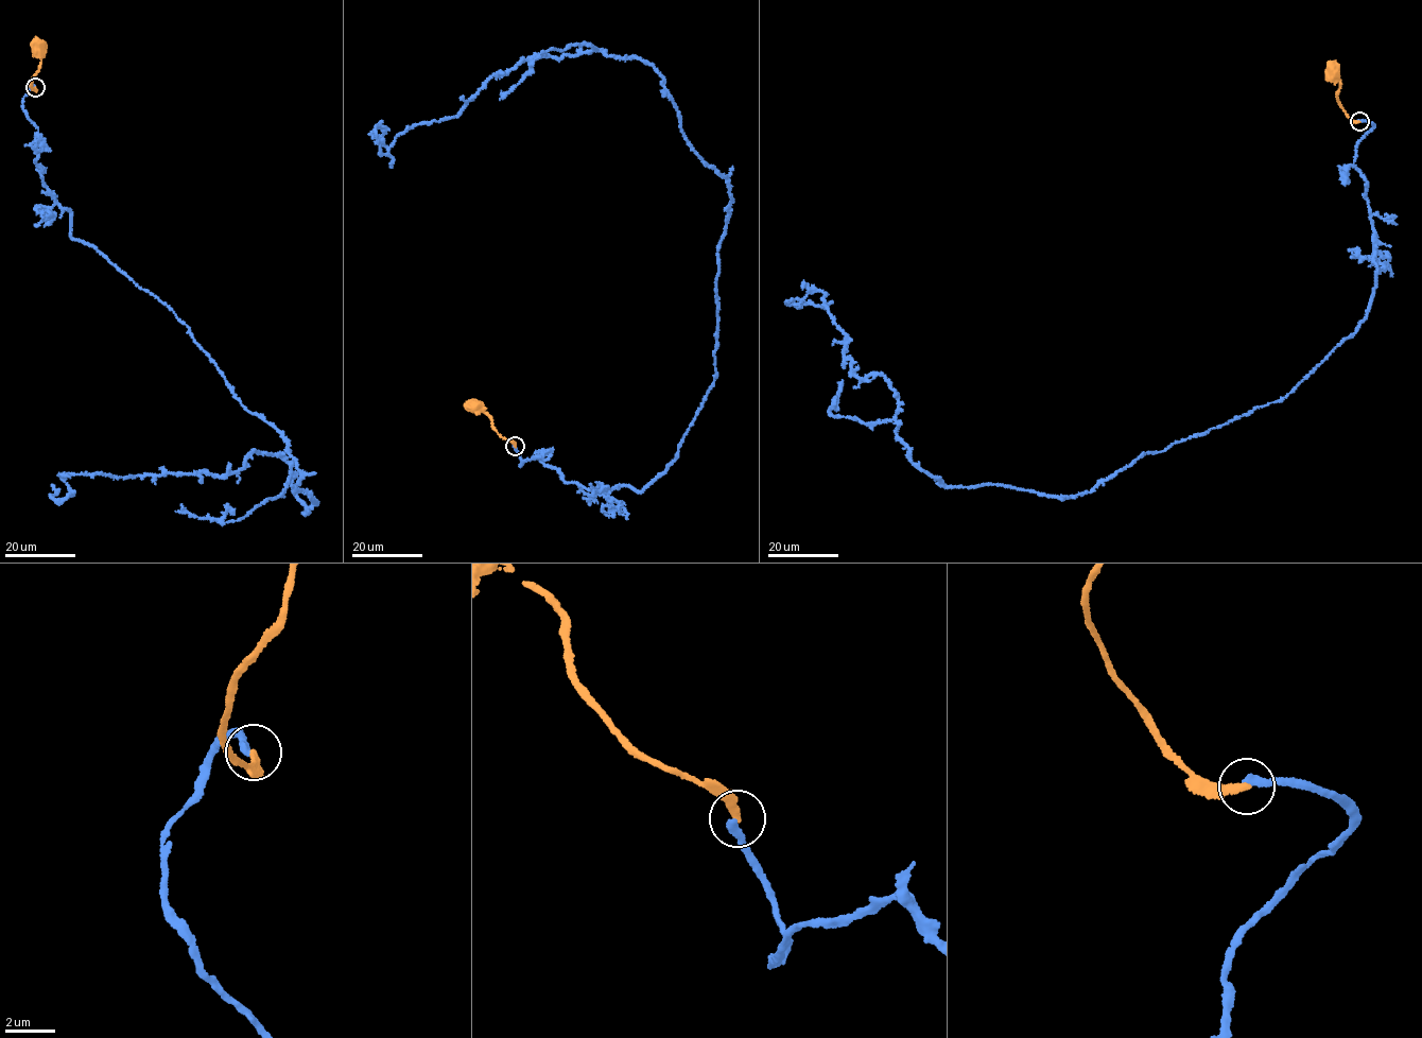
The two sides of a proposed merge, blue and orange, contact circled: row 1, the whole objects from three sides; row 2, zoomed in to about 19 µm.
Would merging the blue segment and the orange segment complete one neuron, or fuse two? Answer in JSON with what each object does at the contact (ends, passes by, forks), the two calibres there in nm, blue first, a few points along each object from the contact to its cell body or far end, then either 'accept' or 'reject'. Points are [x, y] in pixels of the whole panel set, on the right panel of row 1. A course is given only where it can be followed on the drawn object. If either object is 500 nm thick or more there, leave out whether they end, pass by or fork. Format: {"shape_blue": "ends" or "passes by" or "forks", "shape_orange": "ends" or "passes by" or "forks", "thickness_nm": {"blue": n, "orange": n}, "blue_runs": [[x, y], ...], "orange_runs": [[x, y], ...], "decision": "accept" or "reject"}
{"shape_blue": "ends", "shape_orange": "ends", "thickness_nm": {"blue": 280, "orange": 240}, "blue_runs": [[1358, 121], [1354, 333], [1090, 491], [932, 477], [826, 293], [786, 301], [833, 301]], "orange_runs": [[1358, 122], [1348, 117], [1340, 106], [1337, 96], [1338, 73], [1333, 72]], "decision": "reject"}

